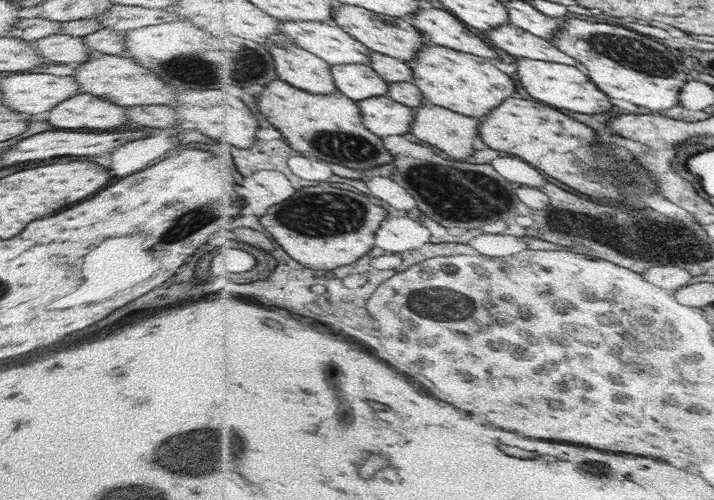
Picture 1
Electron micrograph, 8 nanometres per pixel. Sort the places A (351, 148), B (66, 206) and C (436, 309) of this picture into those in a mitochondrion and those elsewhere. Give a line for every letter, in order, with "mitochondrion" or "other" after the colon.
A: mitochondrion
B: other
C: mitochondrion

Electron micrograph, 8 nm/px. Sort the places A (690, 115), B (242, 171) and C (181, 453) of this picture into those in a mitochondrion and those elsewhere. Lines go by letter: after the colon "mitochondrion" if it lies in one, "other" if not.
A: other
B: other
C: mitochondrion

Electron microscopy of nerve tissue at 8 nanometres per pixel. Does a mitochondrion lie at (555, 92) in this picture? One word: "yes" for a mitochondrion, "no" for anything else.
no

